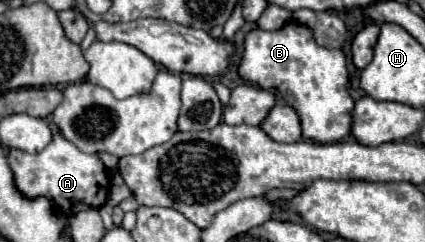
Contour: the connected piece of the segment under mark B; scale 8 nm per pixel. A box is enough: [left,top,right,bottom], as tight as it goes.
[238,21,354,143]

